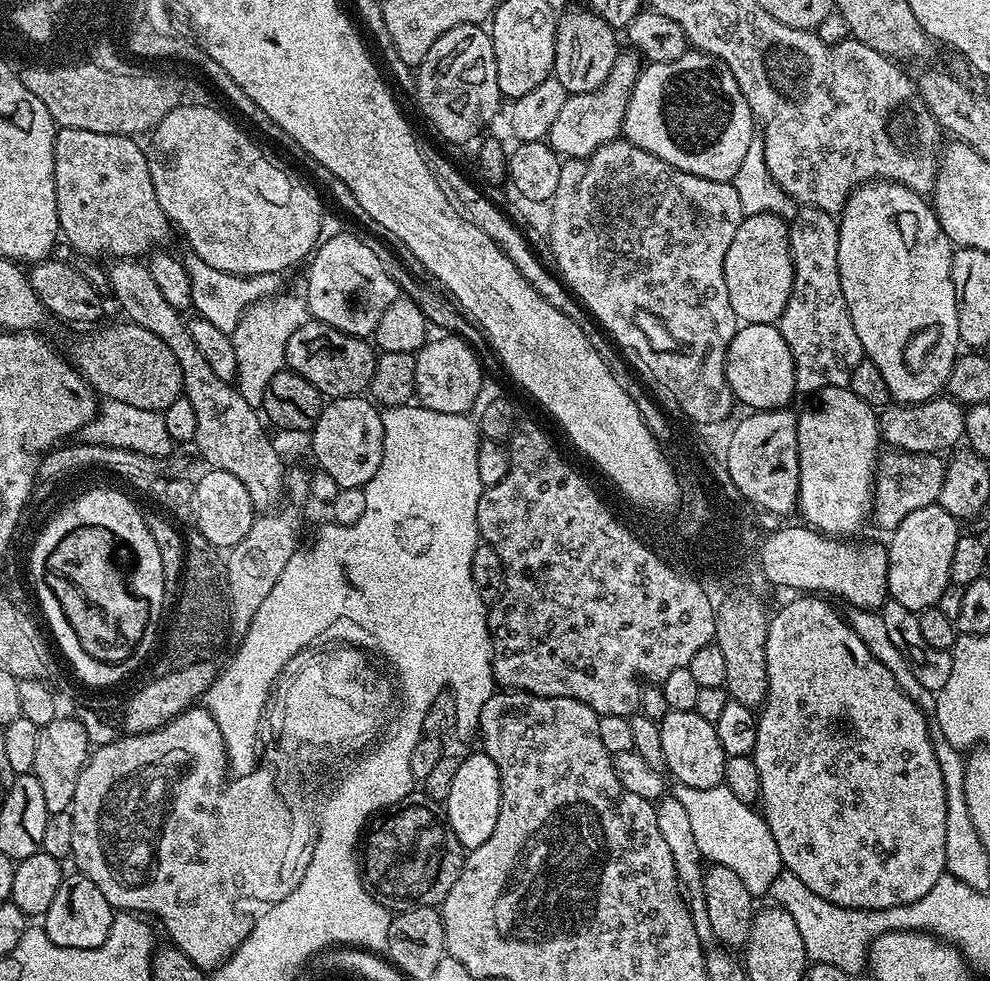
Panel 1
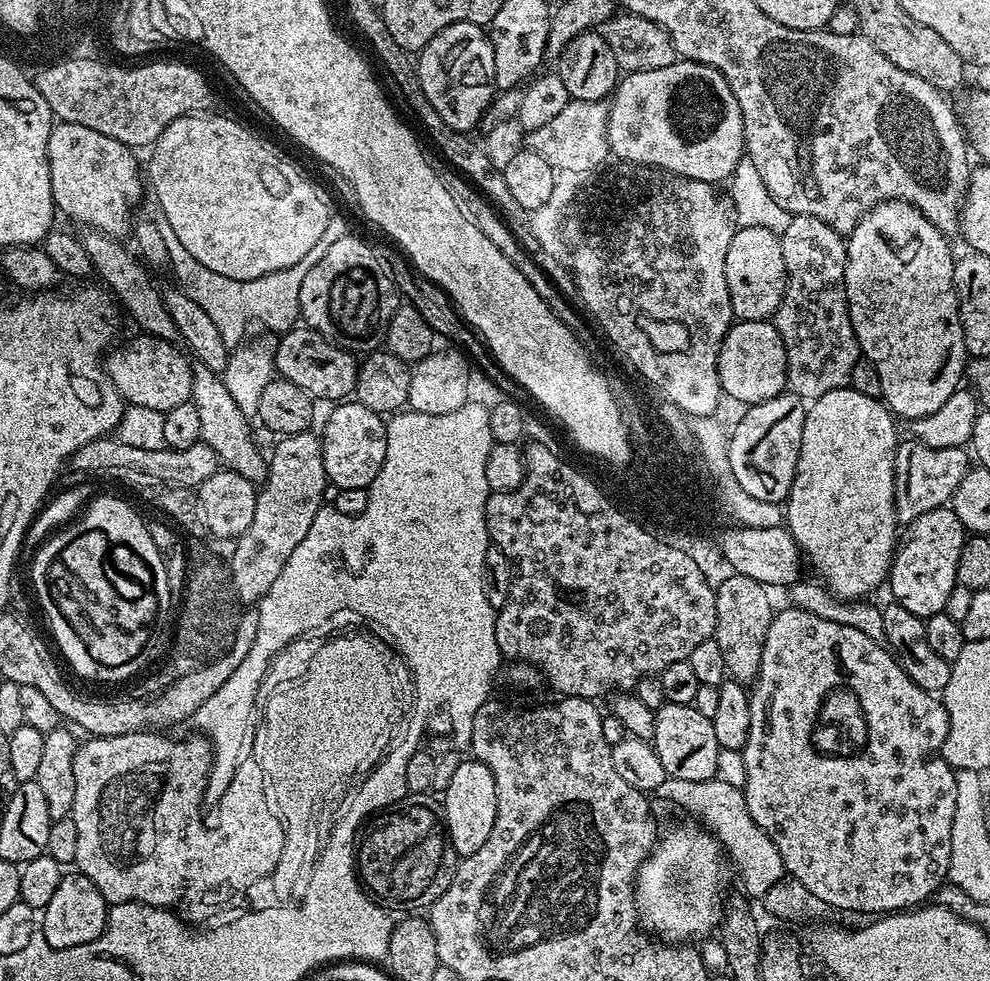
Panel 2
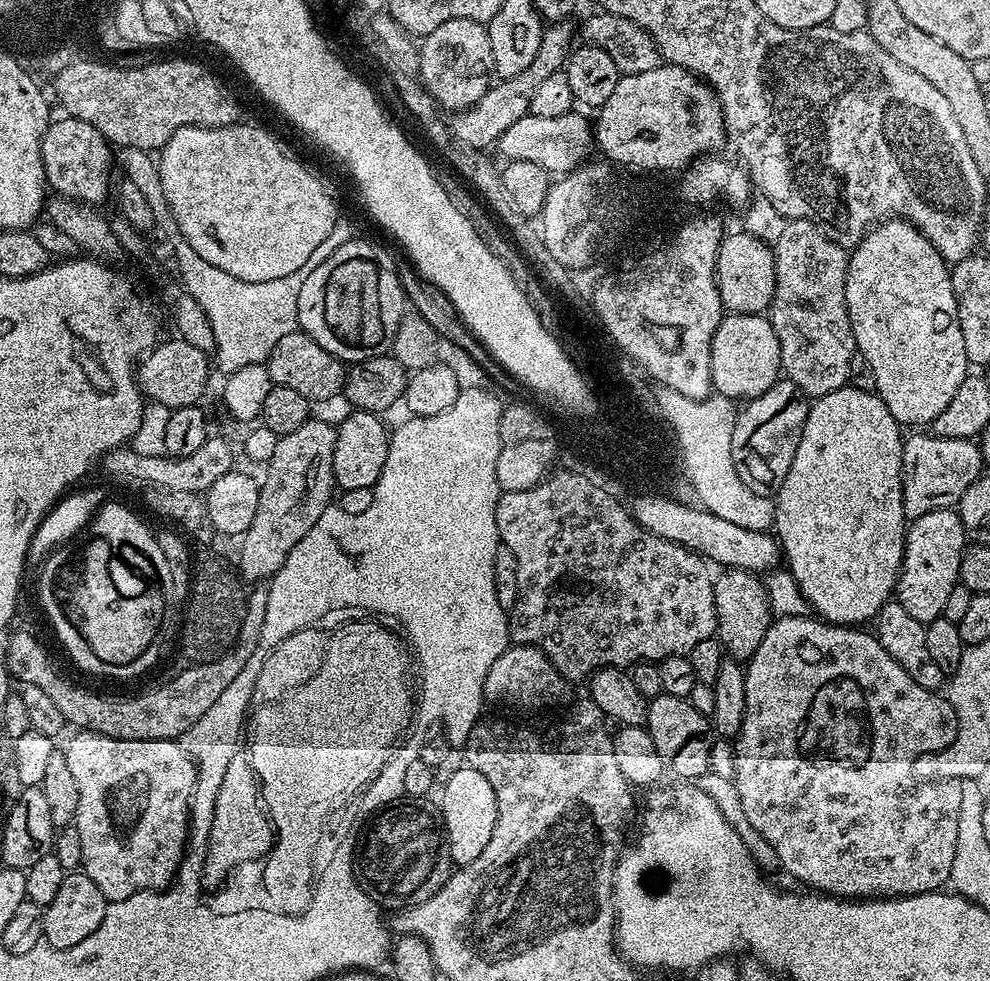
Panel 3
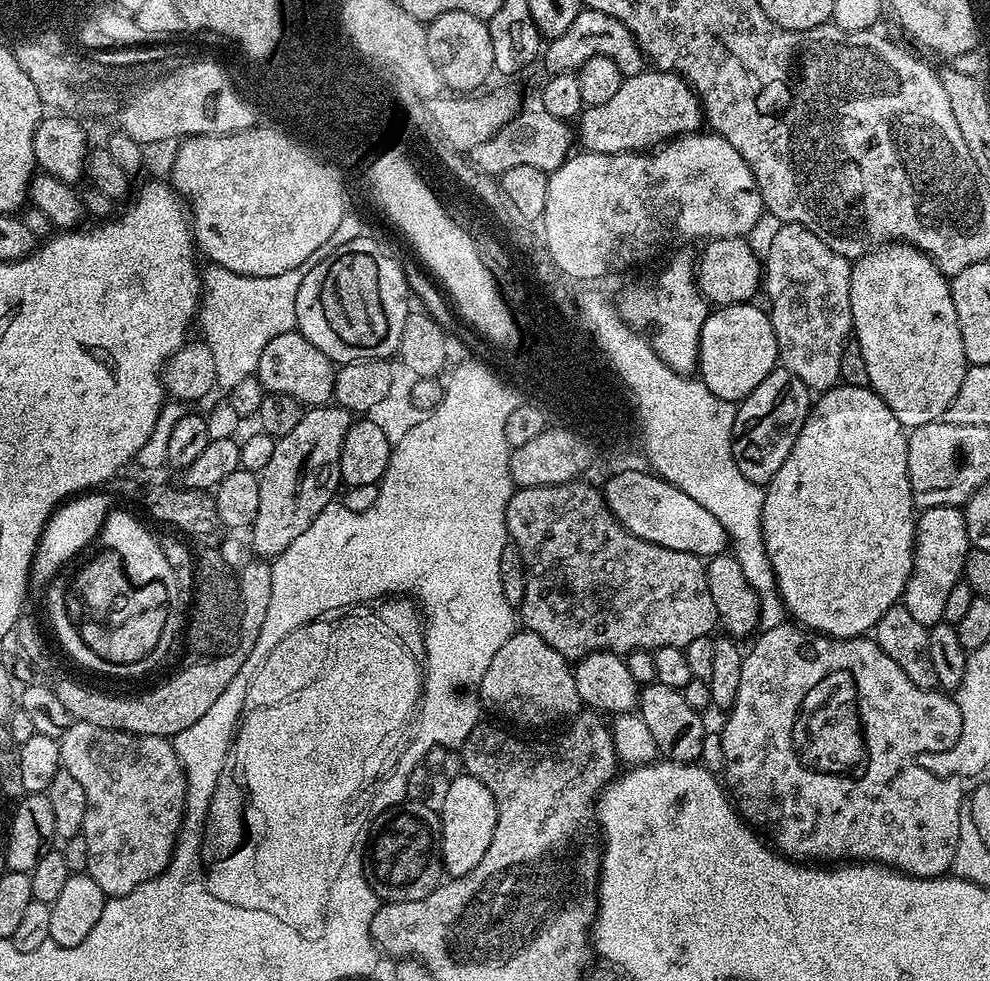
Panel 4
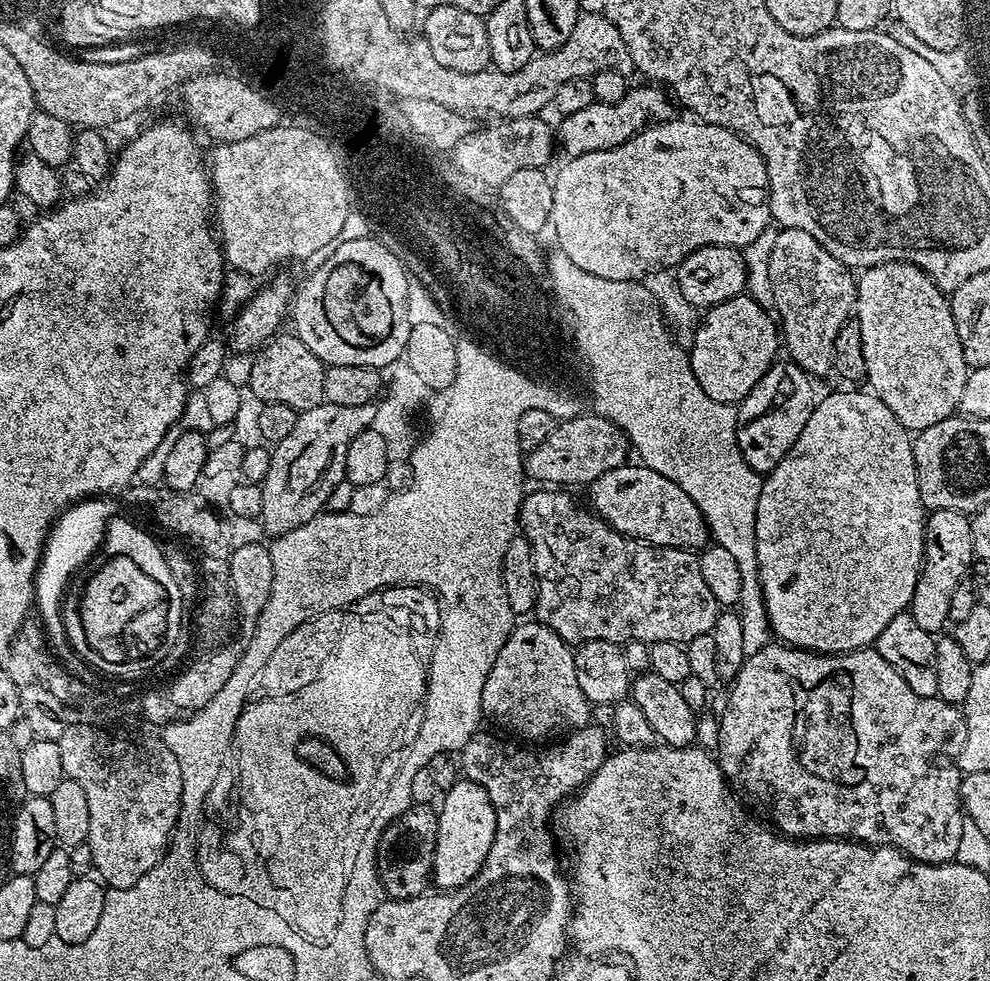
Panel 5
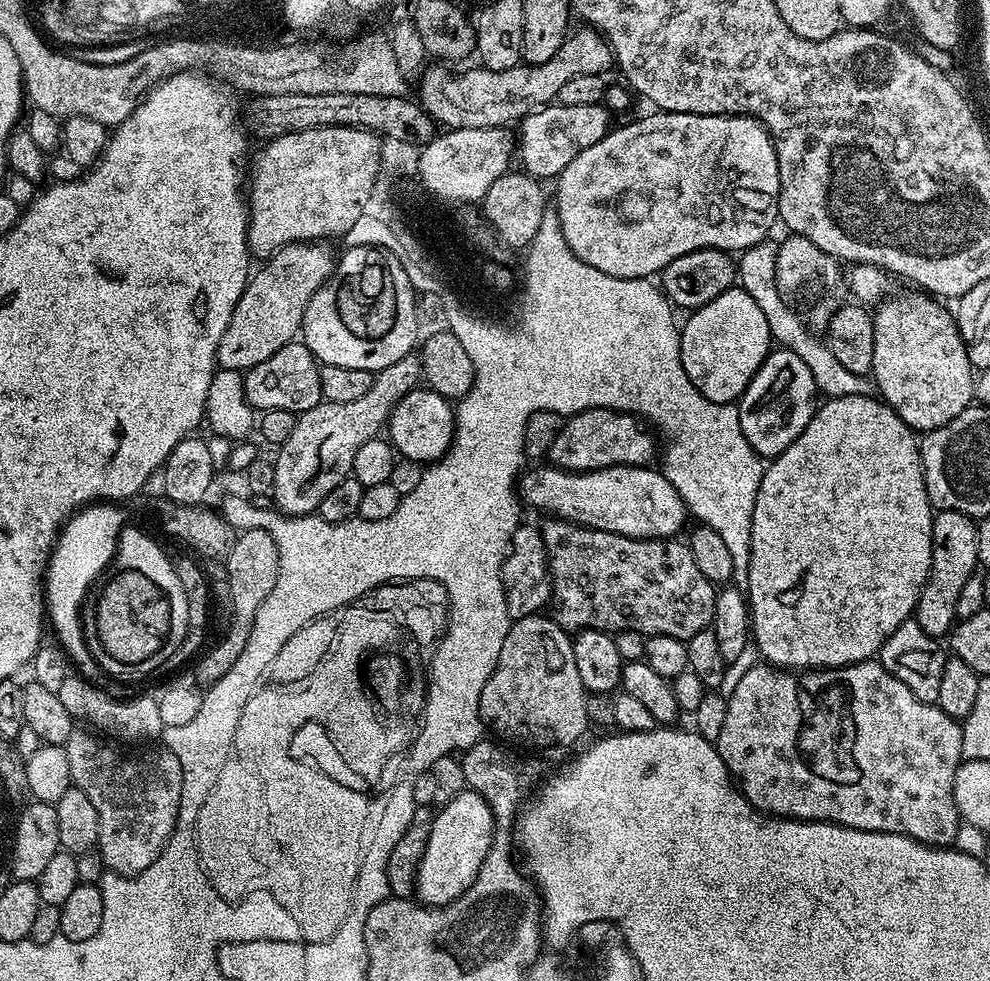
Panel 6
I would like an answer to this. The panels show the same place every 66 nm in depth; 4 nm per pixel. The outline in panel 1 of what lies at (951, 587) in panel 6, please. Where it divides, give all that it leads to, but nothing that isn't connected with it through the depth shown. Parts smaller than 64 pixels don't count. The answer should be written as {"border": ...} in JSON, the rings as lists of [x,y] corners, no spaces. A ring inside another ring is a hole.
{"border":[[[937,502],[914,510],[898,522],[887,541],[888,594],[894,602],[906,606],[917,614],[939,605],[942,590],[950,583],[950,562],[954,559],[954,546],[962,534],[961,525]]]}

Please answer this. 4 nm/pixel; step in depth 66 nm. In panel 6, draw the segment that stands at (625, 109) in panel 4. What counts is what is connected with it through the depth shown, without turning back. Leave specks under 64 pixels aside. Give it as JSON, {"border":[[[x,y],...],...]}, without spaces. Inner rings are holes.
{"border":[[[556,102],[543,108],[541,112],[530,114],[518,124],[518,129],[520,128],[520,136],[518,132],[518,164],[519,160],[521,164],[519,167],[529,176],[534,176],[541,182],[548,182],[548,179],[551,181],[553,178],[559,177],[560,172],[566,170],[566,166],[570,166],[570,162],[574,162],[574,158],[578,158],[578,154],[582,154],[582,150],[594,146],[594,142],[598,142],[603,136],[608,135],[610,131],[608,119],[610,119],[610,113],[603,103],[594,106],[566,106]]]}

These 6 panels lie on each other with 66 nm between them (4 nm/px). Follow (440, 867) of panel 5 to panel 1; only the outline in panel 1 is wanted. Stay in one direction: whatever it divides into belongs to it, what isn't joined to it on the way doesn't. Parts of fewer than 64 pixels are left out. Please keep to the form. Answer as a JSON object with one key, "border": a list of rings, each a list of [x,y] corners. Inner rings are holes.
{"border":[[[482,750],[472,752],[461,759],[457,766],[457,773],[450,785],[450,792],[446,801],[448,821],[458,838],[458,842],[466,850],[482,846],[494,825],[498,822],[500,809],[500,775],[498,766]]]}

